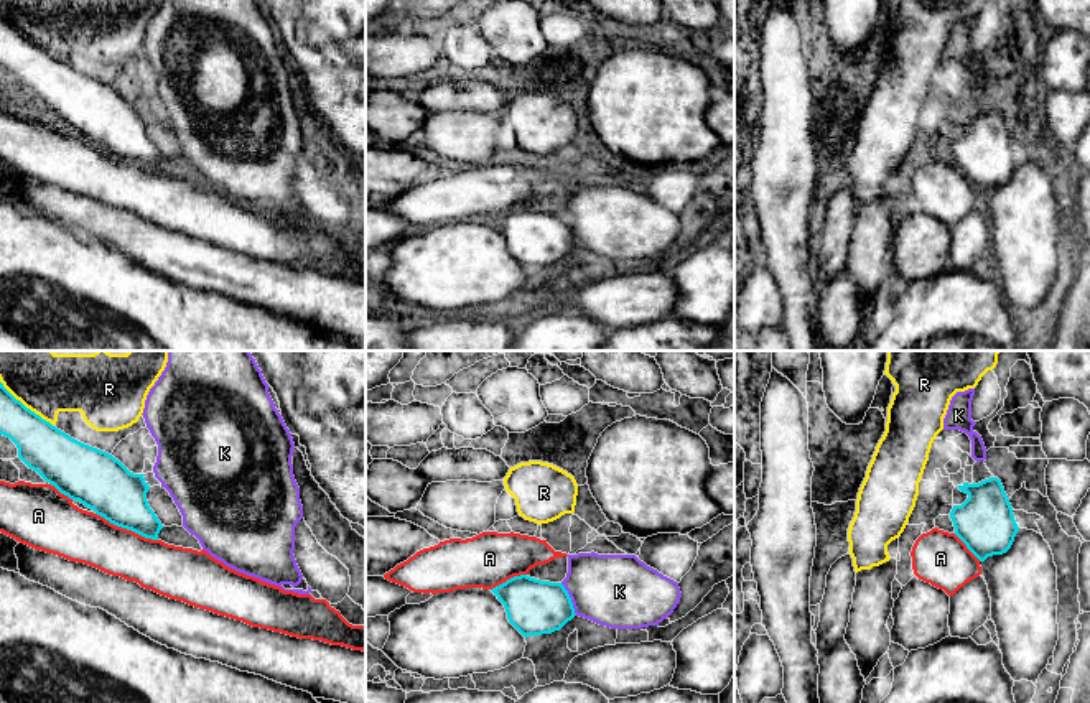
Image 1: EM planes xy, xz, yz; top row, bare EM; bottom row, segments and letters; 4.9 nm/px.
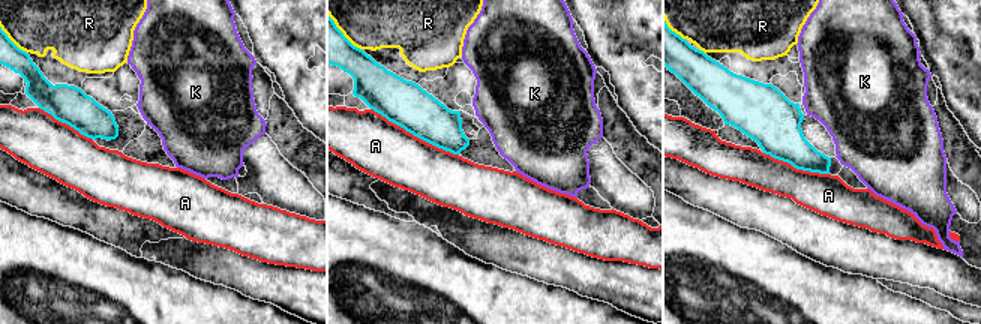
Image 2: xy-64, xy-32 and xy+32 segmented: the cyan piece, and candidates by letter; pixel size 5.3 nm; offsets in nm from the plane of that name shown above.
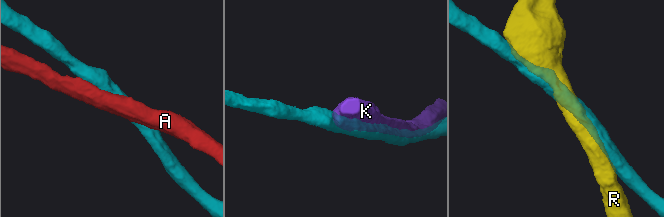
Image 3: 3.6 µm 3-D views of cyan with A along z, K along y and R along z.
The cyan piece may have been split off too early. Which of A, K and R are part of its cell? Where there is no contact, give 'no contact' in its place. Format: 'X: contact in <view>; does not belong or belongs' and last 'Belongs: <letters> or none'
A: contact in xy; does not belong
K: contact in xz; does not belong
R: contact in xy; does not belong
Belongs: none

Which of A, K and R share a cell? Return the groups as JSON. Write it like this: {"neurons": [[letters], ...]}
{"neurons": [["A"], ["K"], ["R"]]}

